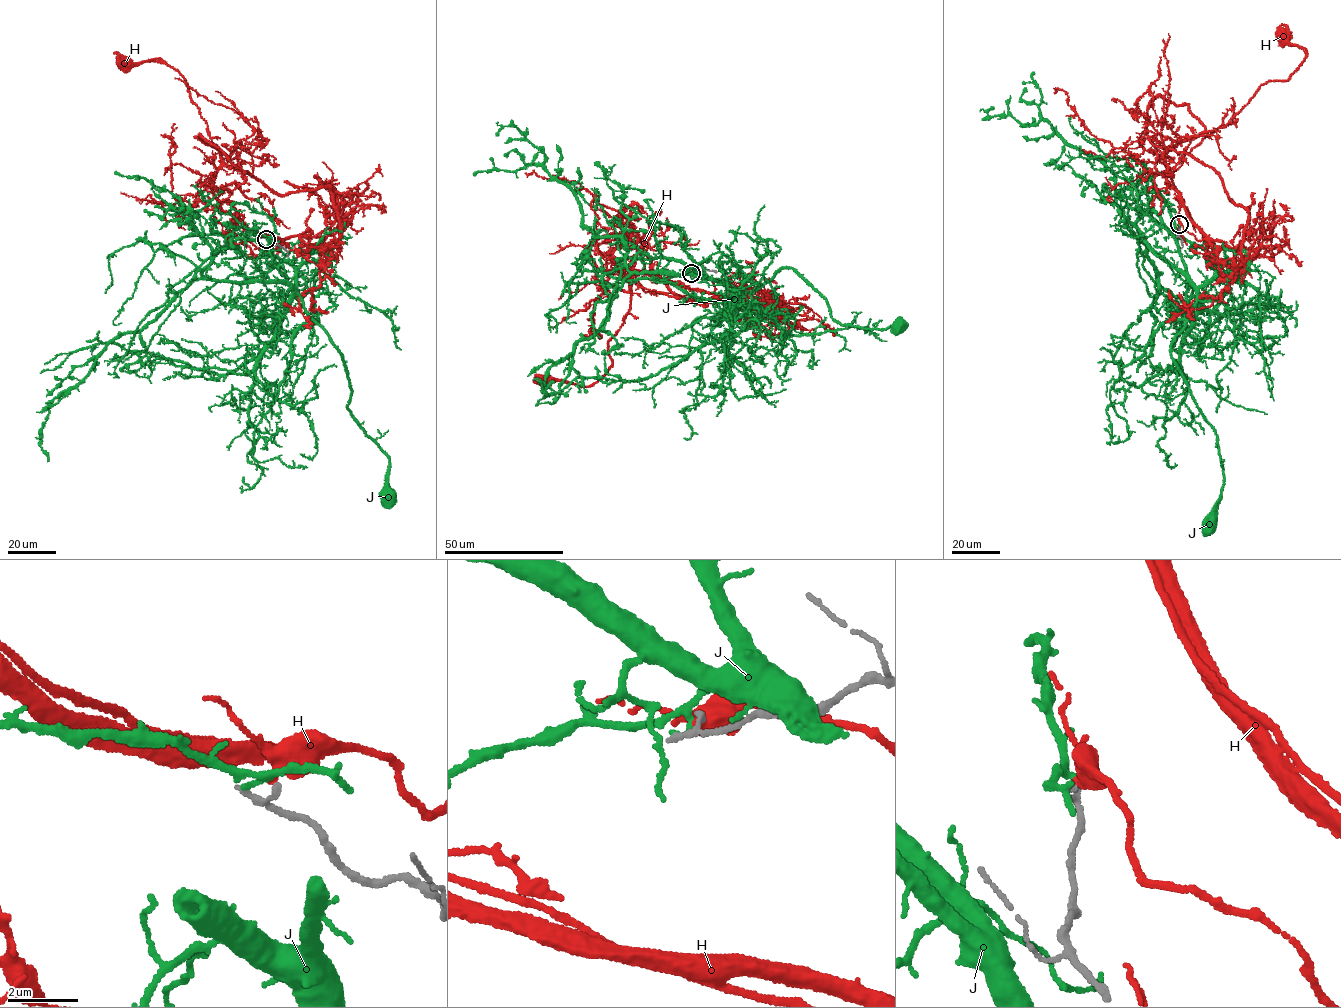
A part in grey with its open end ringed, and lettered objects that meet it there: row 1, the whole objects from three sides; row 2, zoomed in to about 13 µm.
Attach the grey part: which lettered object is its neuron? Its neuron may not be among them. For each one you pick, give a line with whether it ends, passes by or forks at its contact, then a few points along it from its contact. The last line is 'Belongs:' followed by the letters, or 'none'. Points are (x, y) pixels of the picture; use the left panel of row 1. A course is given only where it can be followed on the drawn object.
Belongs: none

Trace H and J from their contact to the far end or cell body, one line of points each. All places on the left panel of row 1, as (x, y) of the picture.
H: (269, 239), (282, 245), (257, 236), (220, 207), (210, 185), (221, 152), (182, 76), (160, 62), (121, 61)
J: (267, 239), (248, 235), (238, 247), (293, 266), (303, 308), (342, 359), (347, 408), (388, 458), (389, 497)

